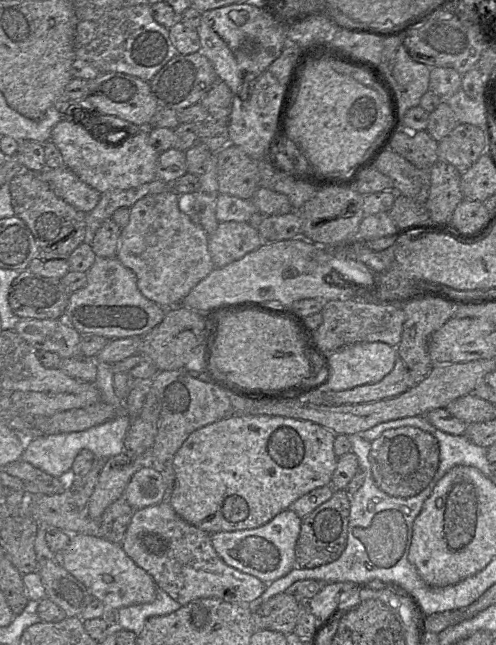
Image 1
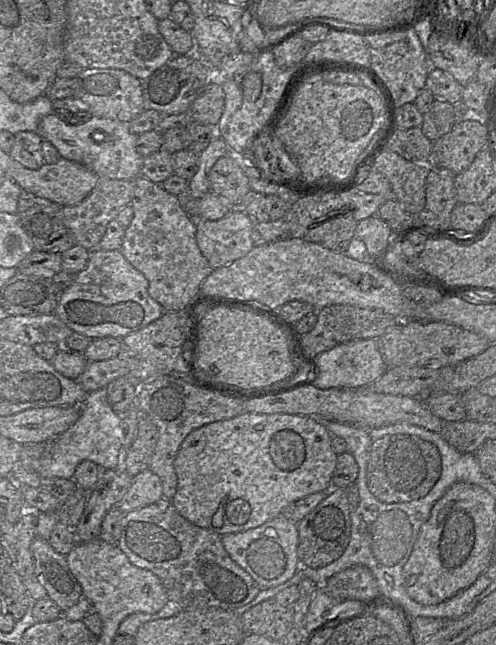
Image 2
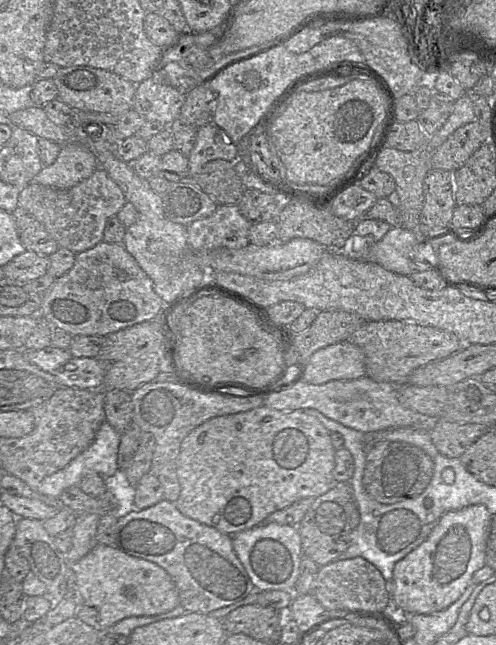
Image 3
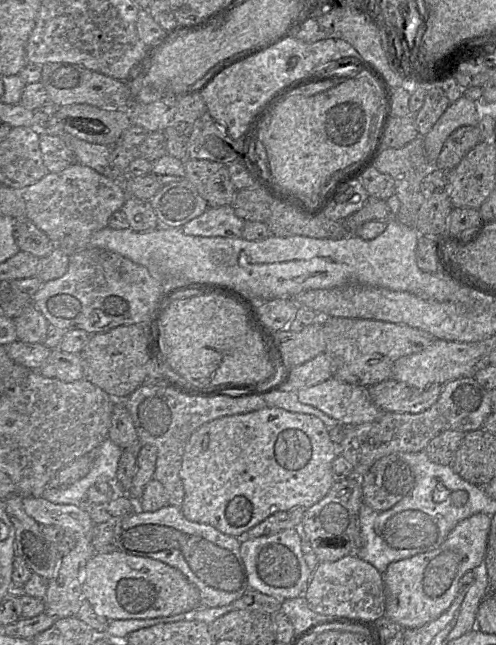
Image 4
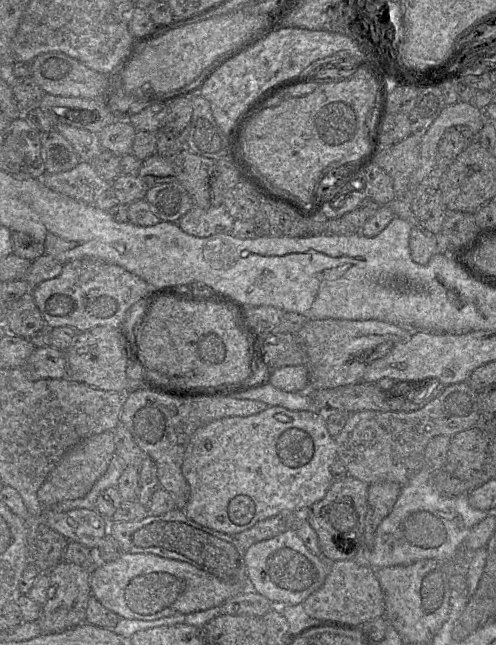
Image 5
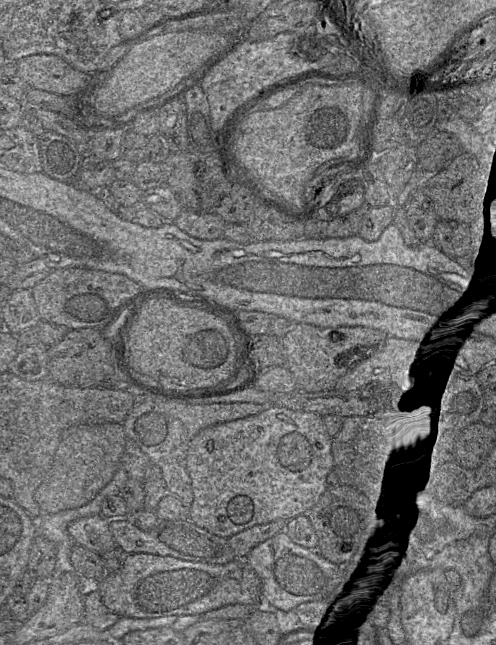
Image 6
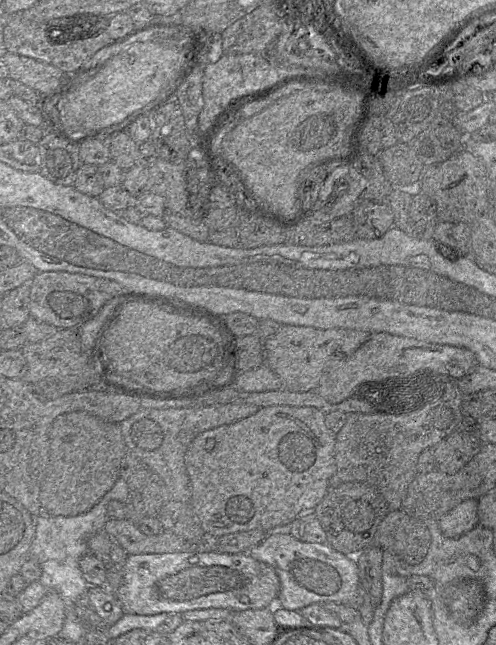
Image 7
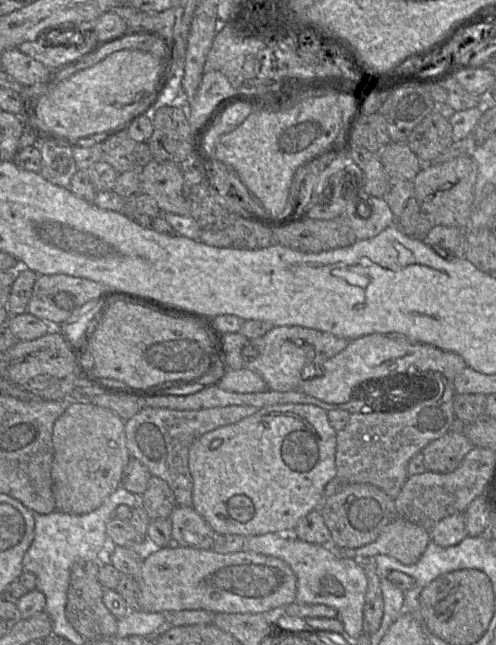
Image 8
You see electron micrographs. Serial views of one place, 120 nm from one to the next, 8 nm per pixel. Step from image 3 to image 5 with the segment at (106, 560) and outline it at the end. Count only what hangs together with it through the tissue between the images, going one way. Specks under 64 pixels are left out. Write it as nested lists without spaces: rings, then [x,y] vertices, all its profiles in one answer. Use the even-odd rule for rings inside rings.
[[[126,553],[115,561],[97,563],[91,570],[90,587],[91,595],[95,596],[105,608],[117,614],[121,619],[136,620],[156,620],[205,611],[218,607],[228,599],[247,590],[252,590],[248,582],[230,584],[189,563],[142,553]]]

